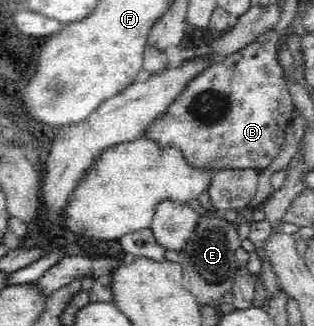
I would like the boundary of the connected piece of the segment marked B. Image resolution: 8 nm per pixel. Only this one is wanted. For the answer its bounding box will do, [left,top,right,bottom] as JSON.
[143,29,295,172]

